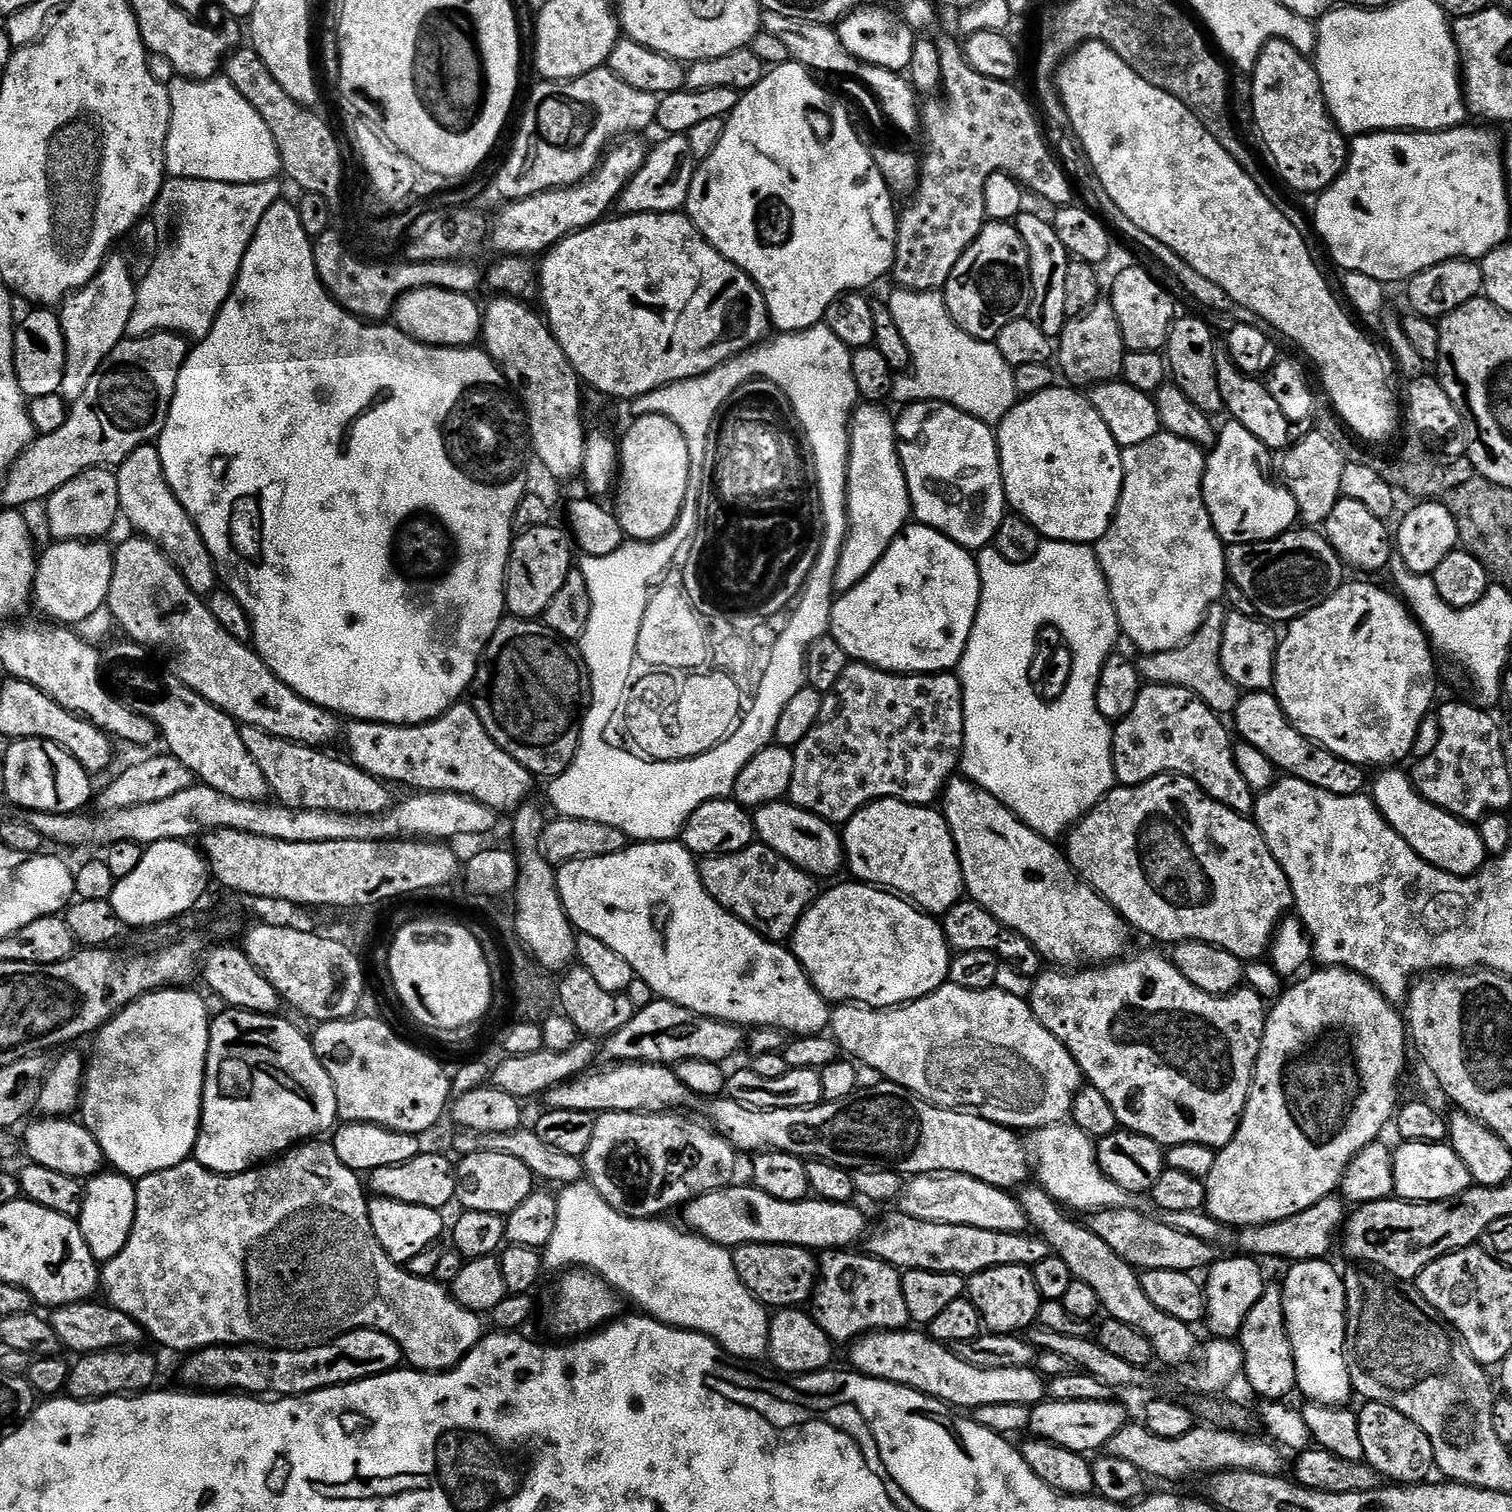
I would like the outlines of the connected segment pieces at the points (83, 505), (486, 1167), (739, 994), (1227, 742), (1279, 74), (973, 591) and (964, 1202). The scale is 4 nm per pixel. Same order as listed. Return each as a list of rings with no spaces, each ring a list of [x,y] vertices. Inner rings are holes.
[[[111,467],[86,470],[78,474],[78,478],[70,478],[66,486],[58,486],[58,490],[54,490],[54,494],[48,497],[46,507],[48,507],[48,532],[52,535],[53,541],[99,541],[111,533],[116,520],[122,516],[116,472]]]
[[[475,1152],[459,1157],[456,1164],[456,1199],[461,1209],[470,1212],[489,1212],[507,1217],[534,1191],[534,1177],[526,1162],[510,1158],[510,1154]]]
[[[657,840],[655,842],[636,842],[624,848],[618,854],[606,854],[602,858],[586,858],[585,860],[572,860],[569,864],[559,865],[556,873],[556,885],[558,894],[562,898],[562,906],[568,915],[568,921],[576,929],[577,933],[598,938],[598,942],[606,942],[610,950],[622,954],[626,962],[636,971],[637,977],[661,1000],[669,1000],[686,1010],[690,1010],[696,1016],[705,1016],[721,1020],[727,1024],[738,1024],[748,1030],[775,1030],[789,1037],[819,1036],[829,1027],[832,1018],[832,1008],[829,1001],[820,995],[818,989],[812,984],[812,980],[805,974],[804,967],[796,961],[796,956],[783,943],[775,940],[767,940],[760,936],[753,928],[746,926],[734,914],[730,914],[715,898],[706,890],[706,886],[700,877],[697,857],[693,856],[683,843],[676,840]]]
[[[1164,684],[1164,690],[1156,690],[1158,704],[1148,704],[1148,694],[1147,691],[1138,694],[1134,710],[1115,725],[1112,733],[1112,761],[1117,781],[1131,786],[1165,774],[1190,776],[1210,798],[1225,804],[1240,816],[1251,817],[1254,793],[1250,786],[1246,786],[1242,770],[1238,770],[1232,753],[1234,740],[1228,737],[1220,721],[1223,719],[1188,688]]]
[[[1271,40],[1260,51],[1260,57],[1250,79],[1252,79],[1252,116],[1256,119],[1256,132],[1260,135],[1260,140],[1264,143],[1277,174],[1296,192],[1313,192],[1313,194],[1323,192],[1347,168],[1350,144],[1344,133],[1336,127],[1332,117],[1328,115],[1315,63],[1298,50],[1294,50],[1290,42]]]
[[[912,522],[900,531],[894,542],[890,542],[886,554],[882,554],[874,570],[870,570],[858,586],[843,593],[833,603],[830,635],[853,661],[881,668],[883,672],[952,672],[966,650],[979,605],[980,575],[976,556],[938,530]]]
[[[957,1172],[911,1177],[900,1189],[898,1208],[910,1218],[918,1218],[922,1222],[978,1226],[978,1230],[999,1232],[1027,1233],[1030,1228],[1019,1199],[1011,1191],[995,1188],[978,1178]]]

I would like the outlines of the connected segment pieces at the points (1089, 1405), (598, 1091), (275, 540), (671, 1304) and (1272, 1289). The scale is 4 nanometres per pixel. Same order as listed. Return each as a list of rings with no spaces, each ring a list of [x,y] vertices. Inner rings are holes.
[[[1048,1398],[1029,1411],[1027,1431],[1037,1440],[1048,1440],[1071,1452],[1096,1454],[1108,1444],[1114,1434],[1118,1434],[1120,1427],[1126,1423],[1124,1408],[1116,1403],[1112,1400],[1062,1402]]]
[[[616,1062],[601,1072],[589,1070],[574,1080],[567,1080],[546,1093],[547,1107],[551,1110],[578,1110],[601,1112],[664,1112],[680,1100],[681,1086],[671,1067],[662,1064],[634,1064]],[[608,1080],[608,1092],[604,1083]],[[677,1092],[677,1093],[676,1093]]]
[[[282,198],[266,214],[262,214],[262,222],[258,222],[258,230],[246,250],[246,258],[240,267],[240,273],[236,279],[236,285],[232,287],[230,298],[222,306],[210,334],[205,340],[199,341],[189,351],[188,361],[182,366],[178,374],[178,386],[174,390],[172,405],[168,411],[168,417],[164,423],[164,428],[158,437],[158,447],[162,466],[166,474],[166,482],[174,490],[178,502],[190,514],[190,518],[198,526],[202,538],[208,547],[208,553],[212,556],[212,563],[218,569],[219,579],[223,587],[232,593],[238,602],[242,602],[242,610],[252,619],[252,638],[255,651],[264,659],[264,664],[269,670],[279,678],[286,686],[290,686],[302,698],[306,698],[310,703],[317,704],[323,708],[339,714],[341,717],[351,718],[353,721],[369,720],[375,724],[425,724],[431,720],[437,720],[442,713],[447,712],[453,704],[461,699],[460,696],[472,684],[472,679],[476,676],[476,667],[480,664],[480,655],[485,655],[488,644],[492,636],[496,633],[496,627],[500,621],[505,619],[506,605],[504,602],[504,575],[508,569],[508,555],[512,549],[514,539],[514,529],[512,519],[518,510],[518,502],[529,491],[529,478],[521,478],[520,473],[509,471],[501,484],[487,484],[487,479],[483,475],[477,479],[469,479],[462,475],[462,470],[458,470],[453,458],[444,452],[442,443],[441,427],[446,414],[450,414],[450,409],[456,406],[456,400],[471,384],[480,384],[486,390],[498,390],[505,384],[505,378],[500,367],[495,364],[488,353],[480,346],[469,346],[466,348],[431,348],[428,344],[420,344],[417,340],[412,340],[401,332],[399,328],[388,322],[365,322],[353,316],[341,306],[339,299],[335,295],[324,289],[325,281],[318,274],[316,269],[316,259],[312,253],[314,247],[313,237],[302,230],[302,223],[299,217],[299,210],[295,203],[287,204],[287,199]]]
[[[589,1182],[565,1184],[556,1196],[558,1218],[554,1222],[554,1234],[548,1247],[543,1249],[542,1264],[555,1274],[577,1266],[601,1276],[617,1293],[629,1296],[641,1304],[647,1315],[669,1328],[683,1328],[689,1332],[700,1332],[715,1340],[731,1356],[745,1362],[763,1361],[768,1354],[768,1325],[770,1312],[761,1304],[747,1286],[740,1281],[733,1266],[732,1252],[718,1244],[711,1244],[703,1236],[683,1227],[671,1228],[663,1219],[634,1220],[624,1216],[608,1205],[598,1190]]]
[[[1269,1283],[1262,1298],[1254,1302],[1250,1314],[1246,1314],[1246,1322],[1242,1322],[1238,1343],[1244,1355],[1243,1379],[1248,1379],[1249,1386],[1261,1396],[1261,1401],[1284,1402],[1291,1392],[1297,1391],[1296,1363],[1284,1318],[1284,1289],[1279,1283]]]

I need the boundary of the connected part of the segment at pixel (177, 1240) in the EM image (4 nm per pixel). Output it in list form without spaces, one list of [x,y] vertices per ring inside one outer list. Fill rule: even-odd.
[[[317,1138],[298,1144],[271,1162],[261,1163],[249,1172],[239,1172],[233,1176],[211,1172],[209,1168],[202,1167],[195,1158],[189,1158],[170,1170],[151,1172],[148,1176],[139,1177],[135,1185],[134,1230],[130,1230],[130,1242],[126,1242],[122,1254],[103,1261],[100,1273],[102,1292],[103,1295],[108,1295],[106,1300],[111,1307],[122,1310],[122,1314],[130,1314],[130,1318],[134,1318],[134,1322],[138,1322],[138,1326],[142,1326],[151,1339],[153,1336],[162,1347],[169,1348],[172,1352],[191,1354],[201,1348],[219,1348],[230,1344],[263,1344],[265,1348],[313,1348],[347,1332],[374,1325],[380,1332],[394,1338],[403,1359],[407,1363],[409,1360],[413,1369],[422,1372],[446,1372],[449,1368],[461,1364],[464,1357],[476,1348],[485,1335],[486,1329],[480,1325],[481,1317],[462,1307],[445,1285],[438,1283],[435,1278],[412,1276],[407,1267],[389,1258],[370,1226],[369,1197],[361,1177],[354,1170],[350,1170],[350,1166],[346,1166],[342,1158],[338,1158],[330,1142]]]

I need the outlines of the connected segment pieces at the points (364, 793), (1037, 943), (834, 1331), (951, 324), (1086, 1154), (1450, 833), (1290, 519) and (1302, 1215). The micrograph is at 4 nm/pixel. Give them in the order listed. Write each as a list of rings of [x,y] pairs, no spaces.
[[[249,724],[243,725],[240,733],[242,742],[246,742],[246,750],[250,750],[250,758],[254,758],[262,774],[266,774],[271,795],[283,807],[311,812],[337,812],[343,816],[377,816],[379,812],[388,811],[393,803],[394,797],[376,777],[351,762],[343,764],[327,756],[327,751],[283,740]]]
[[[949,780],[942,793],[942,811],[956,843],[967,895],[994,914],[994,918],[998,918],[1009,932],[1026,938],[1026,942],[1038,950],[1041,961],[1048,963],[1049,960],[1052,963],[1049,965],[1060,970],[1083,970],[1115,962],[1125,955],[1130,928],[1124,917],[1078,878],[1078,873],[1068,863],[1067,855],[1061,849],[1059,852],[1053,841],[1030,830],[1030,826],[1018,820],[1007,806],[998,802],[998,798],[971,780]]]
[[[828,1250],[819,1257],[818,1271],[816,1274],[815,1287],[812,1289],[810,1297],[810,1315],[815,1320],[816,1325],[824,1331],[829,1340],[839,1342],[839,1340],[848,1340],[847,1342],[855,1342],[862,1336],[868,1335],[870,1332],[894,1332],[897,1330],[904,1330],[909,1327],[910,1321],[908,1318],[908,1311],[906,1310],[906,1298],[902,1298],[902,1282],[900,1281],[902,1272],[901,1269],[891,1268],[886,1262],[876,1260],[873,1256],[854,1252],[856,1250]]]
[[[896,290],[888,300],[888,312],[904,340],[907,359],[908,356],[912,359],[912,376],[895,381],[895,399],[953,404],[989,426],[999,425],[1004,415],[1017,404],[1012,365],[1002,358],[995,343],[975,340],[958,327],[940,292]]]
[[[1071,1122],[1035,1129],[1031,1136],[1030,1152],[1034,1157],[1035,1179],[1057,1204],[1068,1210],[1077,1208],[1083,1214],[1100,1212],[1104,1208],[1129,1207],[1129,1192],[1110,1182],[1110,1178],[1106,1178],[1106,1174],[1098,1166],[1093,1137],[1086,1135]]]
[[[1400,770],[1381,771],[1384,773],[1377,778],[1376,785],[1370,788],[1371,798],[1376,804],[1376,809],[1384,816],[1384,821],[1395,832],[1402,834],[1402,838],[1406,838],[1409,846],[1434,867],[1448,872],[1451,876],[1475,876],[1480,867],[1489,859],[1486,846],[1480,837],[1479,827],[1473,826],[1469,821],[1460,820],[1457,816],[1452,816],[1446,810],[1434,806],[1429,800],[1423,800],[1420,793],[1416,791],[1416,787],[1412,785],[1411,779],[1405,773],[1403,776],[1402,773],[1396,771]]]
[[[1228,422],[1225,428],[1219,429],[1216,443],[1207,453],[1204,504],[1208,507],[1214,530],[1228,546],[1273,540],[1283,532],[1293,531],[1298,520],[1294,498],[1277,483],[1270,471],[1270,450],[1254,438],[1246,426],[1235,422]]]
[[[1333,1194],[1285,1220],[1239,1229],[1235,1233],[1235,1251],[1253,1258],[1277,1256],[1280,1260],[1288,1260],[1287,1262],[1325,1259],[1329,1255],[1327,1252],[1332,1248],[1332,1239],[1335,1236],[1337,1239],[1338,1233],[1346,1223],[1344,1208],[1346,1209],[1345,1201],[1339,1195]]]

